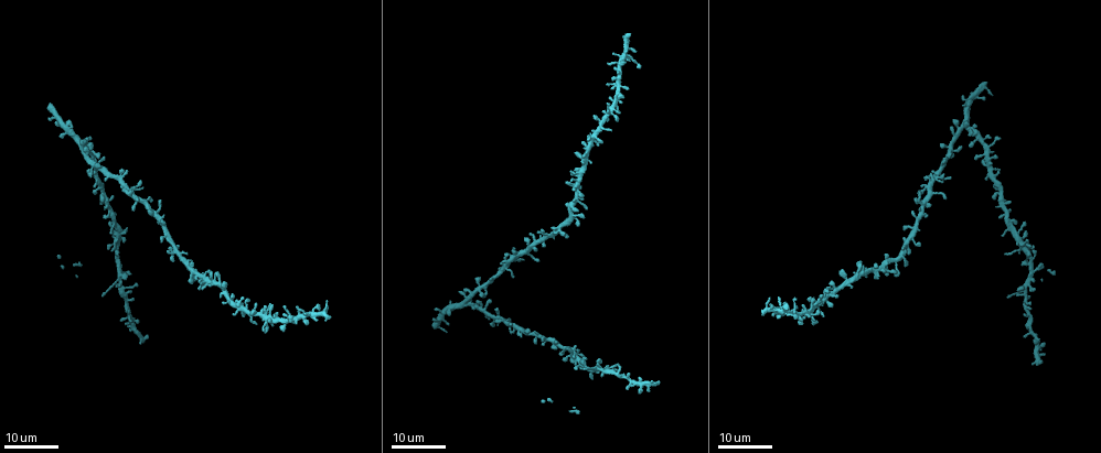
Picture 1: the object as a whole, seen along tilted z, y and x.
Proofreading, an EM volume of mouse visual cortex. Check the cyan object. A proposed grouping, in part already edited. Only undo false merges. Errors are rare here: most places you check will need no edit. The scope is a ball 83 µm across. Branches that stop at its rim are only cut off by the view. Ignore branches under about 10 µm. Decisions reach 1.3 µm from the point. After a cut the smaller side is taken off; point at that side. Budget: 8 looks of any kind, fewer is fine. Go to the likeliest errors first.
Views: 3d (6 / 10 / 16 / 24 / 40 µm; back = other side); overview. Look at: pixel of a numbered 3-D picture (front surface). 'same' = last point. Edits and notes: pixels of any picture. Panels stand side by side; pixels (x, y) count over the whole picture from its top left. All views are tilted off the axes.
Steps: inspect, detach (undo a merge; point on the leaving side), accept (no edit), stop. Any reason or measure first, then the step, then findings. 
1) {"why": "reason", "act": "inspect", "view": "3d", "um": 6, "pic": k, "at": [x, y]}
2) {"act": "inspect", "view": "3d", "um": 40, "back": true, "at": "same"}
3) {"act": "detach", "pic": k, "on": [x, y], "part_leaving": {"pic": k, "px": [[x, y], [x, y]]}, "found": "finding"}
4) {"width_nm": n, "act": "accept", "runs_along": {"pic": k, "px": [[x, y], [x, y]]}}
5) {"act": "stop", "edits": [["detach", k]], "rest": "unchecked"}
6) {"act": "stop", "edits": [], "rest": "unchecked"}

{"why": "four arms meet", "act": "inspect", "view": "3d", "um": 24, "pic": 1, "at": [467, 306]}

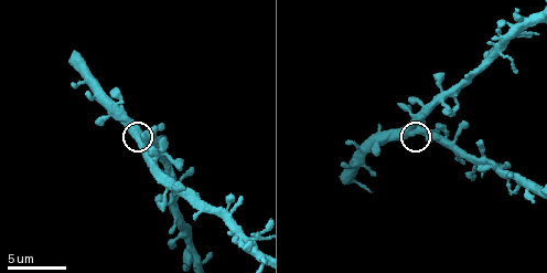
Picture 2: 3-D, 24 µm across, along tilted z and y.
{"act": "inspect", "view": "3d", "um": 10, "pic": 2, "at": [418, 132]}

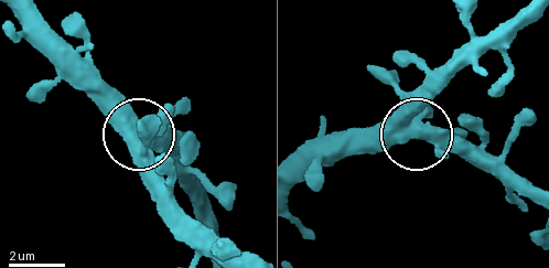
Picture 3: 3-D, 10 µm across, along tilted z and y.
{"width_nm": 490, "act": "accept", "found": "continuous, no second cell"}

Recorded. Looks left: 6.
{"why": "three-way junction", "act": "inspect", "view": "3d", "um": 16, "pic": 1, "at": [1021, 248]}

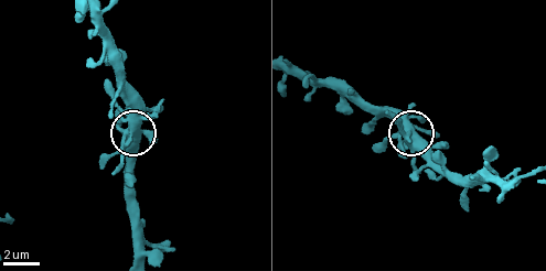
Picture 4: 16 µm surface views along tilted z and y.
{"why": "closer look", "act": "inspect", "view": "3d", "um": 6, "pic": 4, "at": [133, 131]}

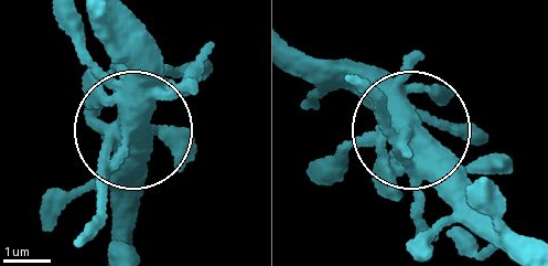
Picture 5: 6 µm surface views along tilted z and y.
{"act": "accept", "found": "one cell here"}

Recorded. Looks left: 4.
{"act": "inspect", "view": "3d", "um": 10, "pic": 2, "at": [230, 222]}

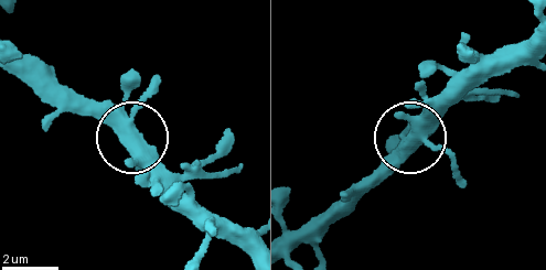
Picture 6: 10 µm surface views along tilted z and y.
{"act": "inspect", "view": "3d", "um": 6, "pic": 6, "at": [135, 137]}

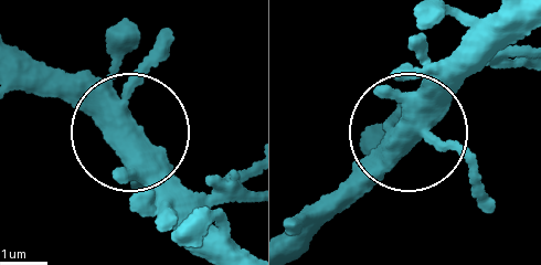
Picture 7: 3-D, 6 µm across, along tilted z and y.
{"act": "accept", "runs_along": {"pic": 7, "px": [[399, 137], [451, 73]]}, "found": "one cell here"}

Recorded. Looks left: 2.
{"act": "inspect", "view": "3d", "um": 24, "pic": 1, "at": [599, 130]}

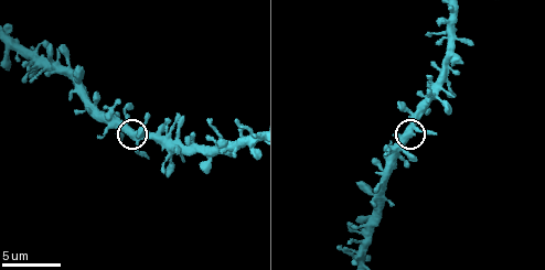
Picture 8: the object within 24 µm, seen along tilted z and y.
{"why": "zoom in", "act": "inspect", "view": "3d", "um": 6, "pic": 8, "at": [408, 129]}

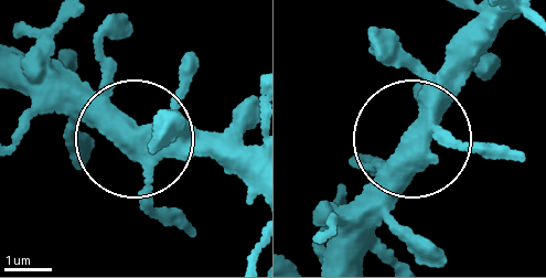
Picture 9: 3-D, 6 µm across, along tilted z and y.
{"width_nm": 400, "act": "accept", "found": "continuous, no second cell"}

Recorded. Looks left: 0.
{"act": "stop", "edits": [], "rest": "unchecked"}

